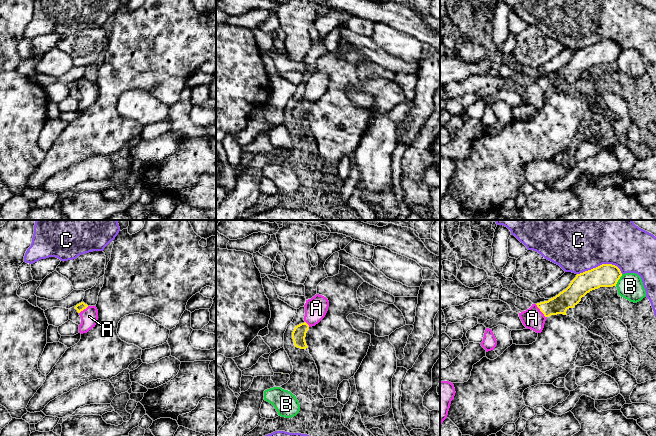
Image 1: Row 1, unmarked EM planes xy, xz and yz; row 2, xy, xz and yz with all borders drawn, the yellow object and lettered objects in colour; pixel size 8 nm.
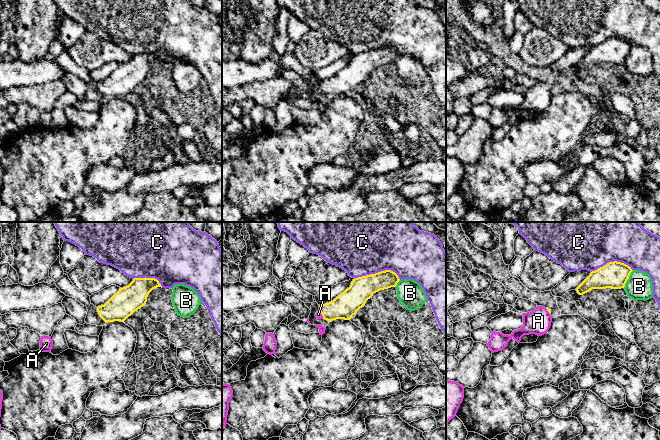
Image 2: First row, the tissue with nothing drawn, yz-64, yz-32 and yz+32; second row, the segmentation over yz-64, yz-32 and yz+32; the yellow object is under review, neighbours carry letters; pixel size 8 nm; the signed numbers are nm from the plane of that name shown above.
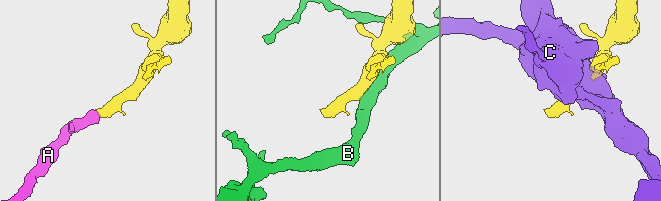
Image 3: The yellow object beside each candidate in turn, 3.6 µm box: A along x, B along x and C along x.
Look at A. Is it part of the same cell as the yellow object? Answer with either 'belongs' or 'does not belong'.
belongs

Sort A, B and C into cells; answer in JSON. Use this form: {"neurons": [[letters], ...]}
{"neurons": [["A"], ["B"], ["C"]]}

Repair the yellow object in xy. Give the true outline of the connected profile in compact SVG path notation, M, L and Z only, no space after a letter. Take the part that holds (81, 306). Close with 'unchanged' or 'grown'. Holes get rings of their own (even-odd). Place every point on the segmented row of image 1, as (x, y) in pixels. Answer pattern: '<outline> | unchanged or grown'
M81 302L75 306L75 309L81 317L81 324L79 325L79 333L87 333L95 327L98 321L98 310L96 306L88 306Z | grown

